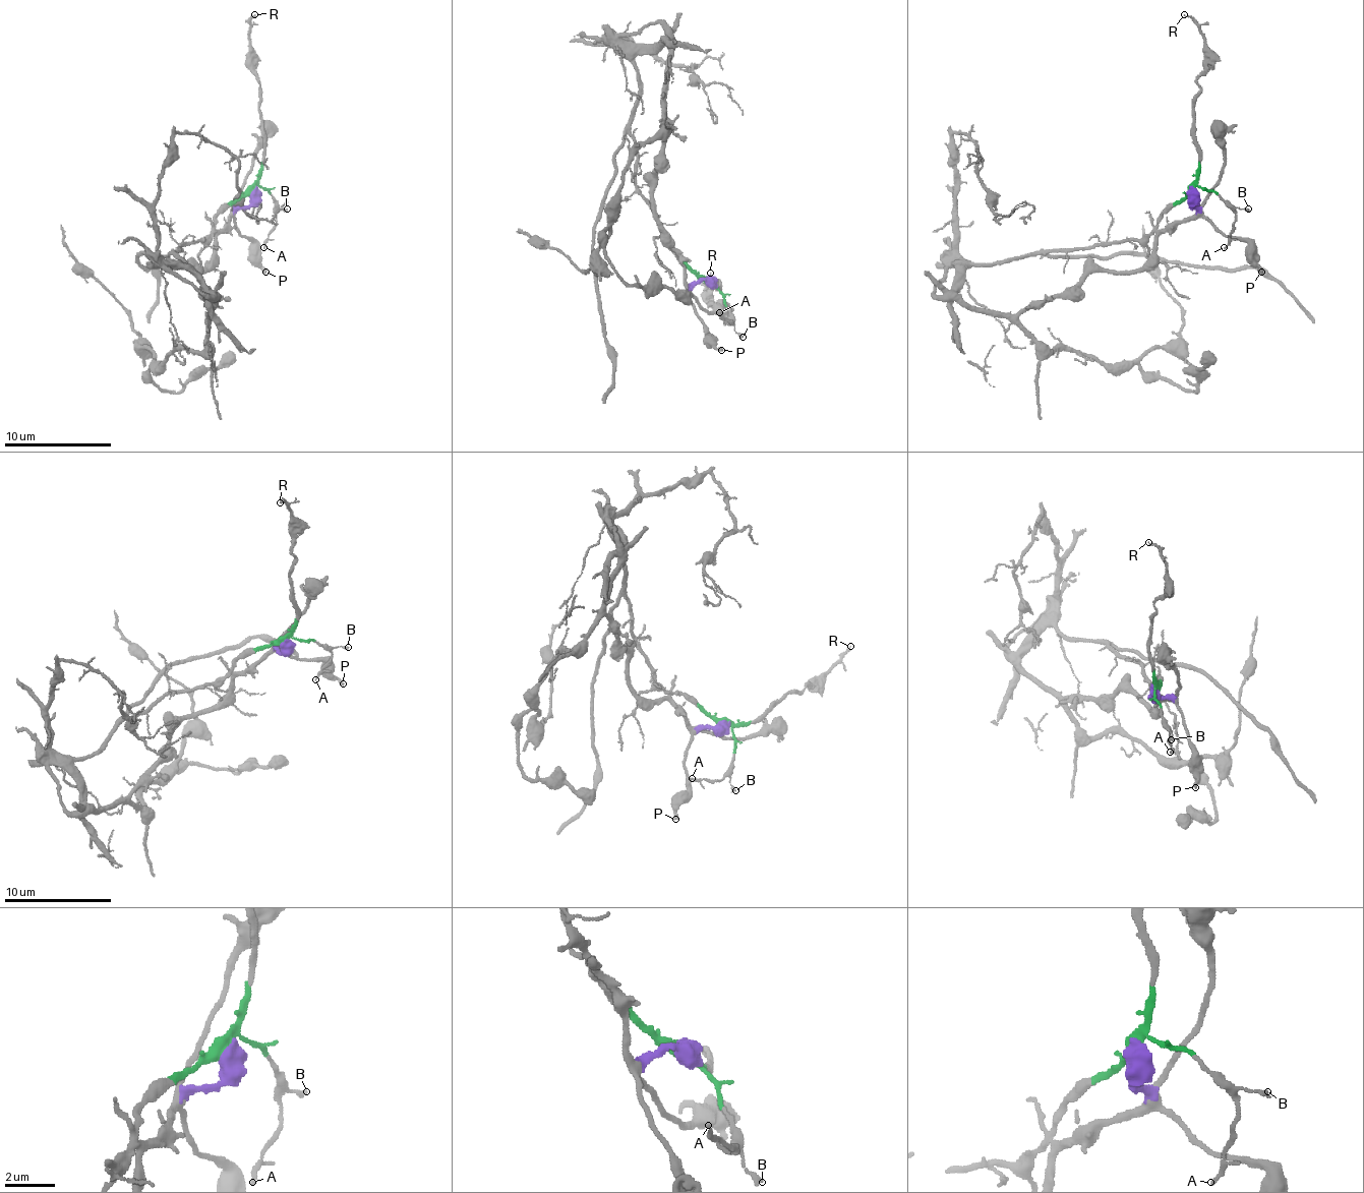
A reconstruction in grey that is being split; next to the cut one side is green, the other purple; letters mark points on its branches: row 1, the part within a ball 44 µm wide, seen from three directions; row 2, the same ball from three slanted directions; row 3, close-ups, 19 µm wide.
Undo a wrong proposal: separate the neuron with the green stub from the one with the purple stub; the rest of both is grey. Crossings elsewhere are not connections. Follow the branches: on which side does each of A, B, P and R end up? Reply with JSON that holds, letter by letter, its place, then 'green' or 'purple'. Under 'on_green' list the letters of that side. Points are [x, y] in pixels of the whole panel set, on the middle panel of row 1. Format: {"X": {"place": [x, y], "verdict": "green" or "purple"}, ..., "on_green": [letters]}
{"A": {"place": [719, 312], "verdict": "green"}, "B": {"place": [743, 337], "verdict": "green"}, "P": {"place": [721, 350], "verdict": "purple"}, "R": {"place": [710, 273], "verdict": "green"}, "on_green": ["A", "B", "R"]}

